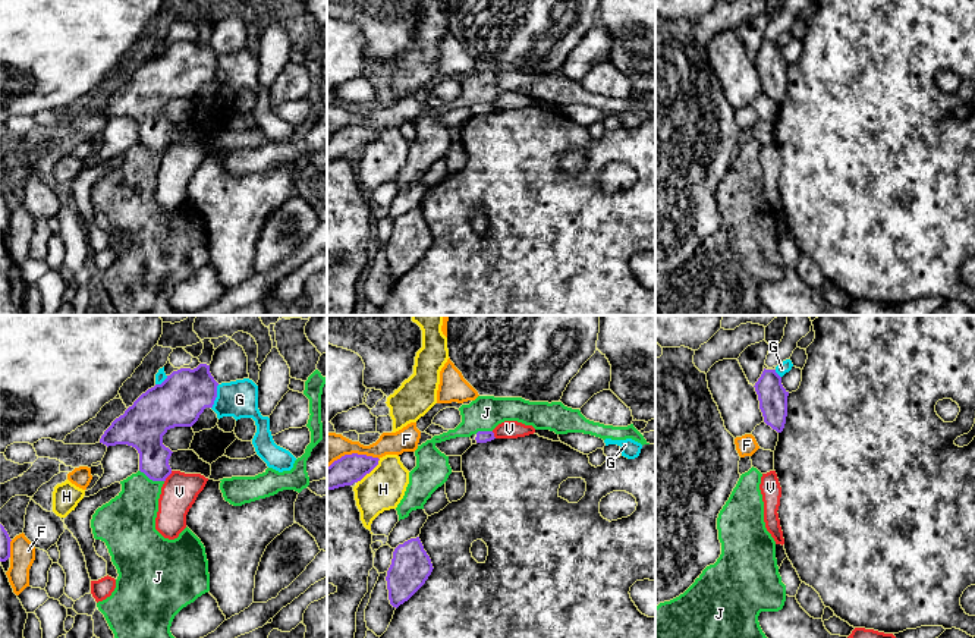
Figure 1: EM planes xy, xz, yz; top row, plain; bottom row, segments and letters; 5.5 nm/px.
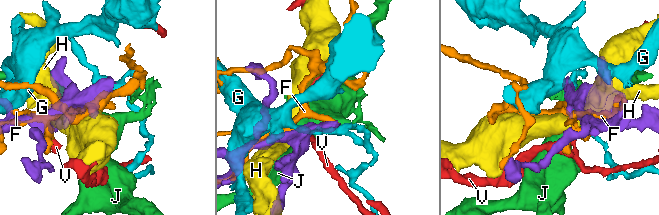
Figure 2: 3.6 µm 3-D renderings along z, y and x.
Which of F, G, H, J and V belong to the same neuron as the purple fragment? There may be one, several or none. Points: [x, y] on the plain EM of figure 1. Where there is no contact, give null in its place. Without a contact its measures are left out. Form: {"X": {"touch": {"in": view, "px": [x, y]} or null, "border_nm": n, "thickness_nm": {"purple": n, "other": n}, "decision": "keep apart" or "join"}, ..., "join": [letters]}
{"F": {"touch": {"in": "xz", "px": [352, 125]}, "border_nm": 300, "thickness_nm": {"purple": 160, "other": 160}, "decision": "keep apart"}, "G": {"touch": {"in": "xy", "px": [216, 68]}, "border_nm": 140, "thickness_nm": {"purple": 280, "other": 200}, "decision": "keep apart"}, "H": {"touch": {"in": "xz", "px": [368, 144]}, "border_nm": 190, "thickness_nm": {"purple": 160, "other": 240}, "decision": "keep apart"}, "J": {"touch": {"in": "xy", "px": [151, 150]}, "border_nm": 150, "thickness_nm": {"purple": 190, "other": 280}, "decision": "keep apart"}, "V": {"touch": {"in": "xy", "px": [167, 147]}, "border_nm": 80, "thickness_nm": {"purple": 180, "other": 200}, "decision": "keep apart"}, "join": []}

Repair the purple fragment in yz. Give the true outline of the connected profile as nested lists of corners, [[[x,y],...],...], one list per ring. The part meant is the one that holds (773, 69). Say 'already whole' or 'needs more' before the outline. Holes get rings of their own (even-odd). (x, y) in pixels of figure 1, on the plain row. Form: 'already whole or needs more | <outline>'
already whole | [[[764,40],[754,59],[758,66],[764,94],[777,104],[781,104],[786,95],[789,67],[789,63],[781,56],[781,48],[776,41]]]

